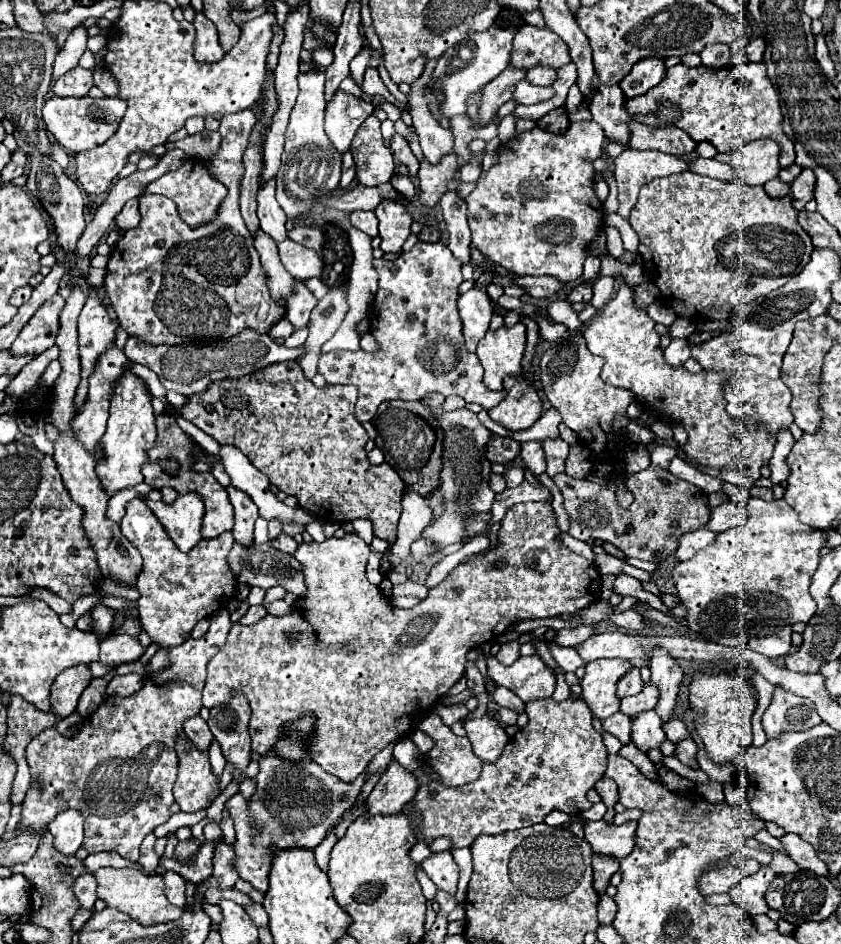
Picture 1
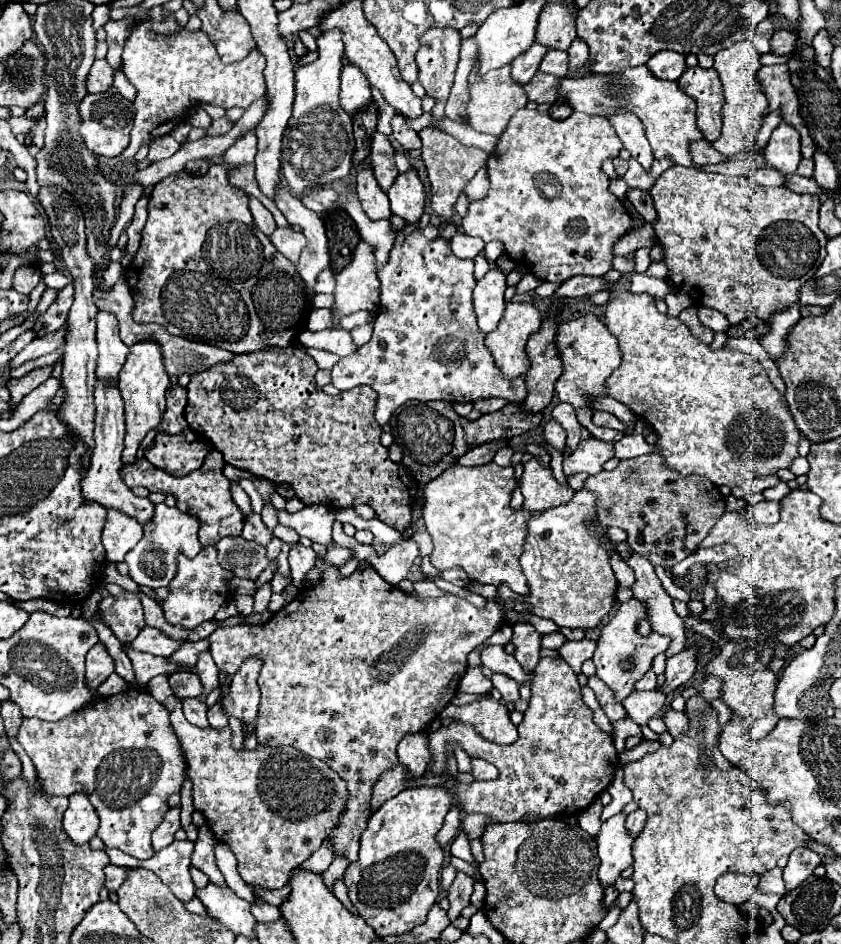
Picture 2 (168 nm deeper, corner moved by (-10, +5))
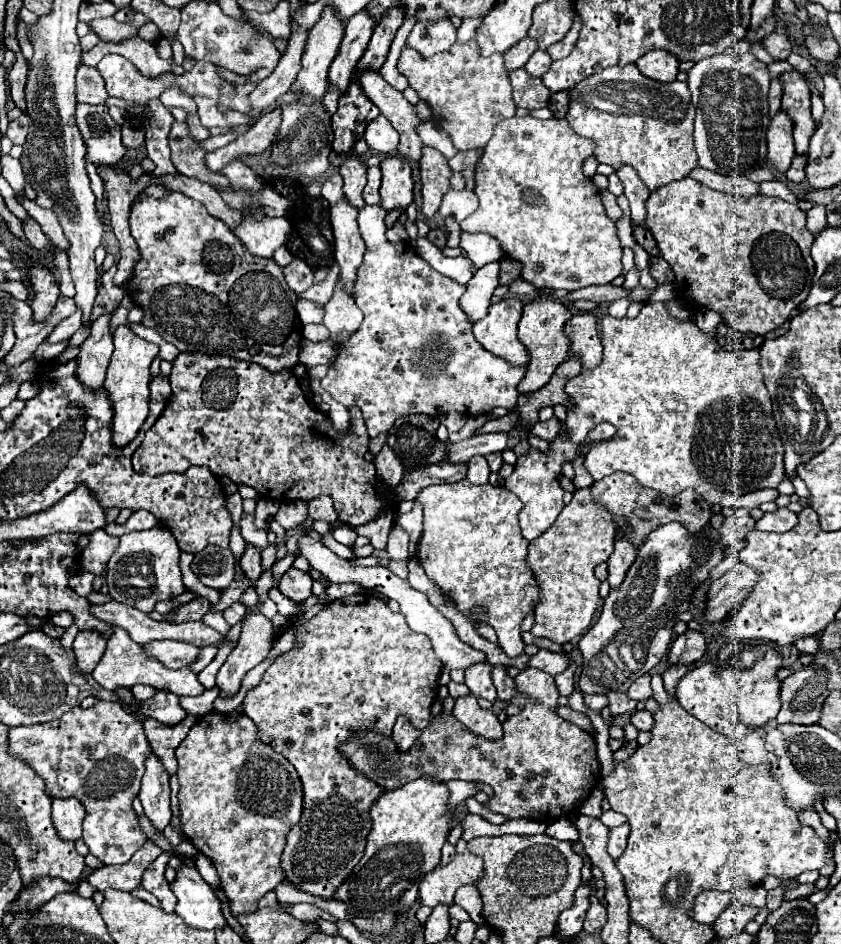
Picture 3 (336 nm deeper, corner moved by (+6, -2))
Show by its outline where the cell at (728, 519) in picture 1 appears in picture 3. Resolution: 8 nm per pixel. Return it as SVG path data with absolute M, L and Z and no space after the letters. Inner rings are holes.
M778 508L776 512L766 512L760 520L756 520L756 530L770 530L770 532L788 532L796 524L794 512L788 508Z

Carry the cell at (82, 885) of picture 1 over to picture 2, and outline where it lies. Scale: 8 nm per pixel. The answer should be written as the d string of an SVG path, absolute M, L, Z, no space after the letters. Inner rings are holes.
M110 863L110 865L106 865L104 873L106 873L106 889L108 891L118 891L118 887L128 877L128 867L118 867L118 865Z

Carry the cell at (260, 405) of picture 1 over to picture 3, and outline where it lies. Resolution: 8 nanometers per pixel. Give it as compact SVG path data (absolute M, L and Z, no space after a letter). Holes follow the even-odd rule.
M180 354L168 380L172 396L132 456L132 466L138 474L158 476L164 472L186 472L194 464L206 466L216 476L228 476L234 484L252 486L262 498L310 502L326 494L334 500L340 520L352 526L376 520L378 512L388 504L390 490L376 480L374 464L364 458L370 436L364 428L360 408L348 408L352 416L350 428L348 432L340 432L322 410L316 410L316 404L308 402L292 372L268 372L258 364L230 356Z

